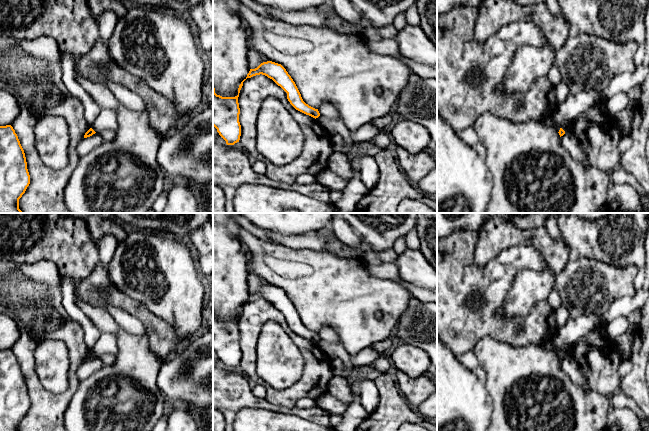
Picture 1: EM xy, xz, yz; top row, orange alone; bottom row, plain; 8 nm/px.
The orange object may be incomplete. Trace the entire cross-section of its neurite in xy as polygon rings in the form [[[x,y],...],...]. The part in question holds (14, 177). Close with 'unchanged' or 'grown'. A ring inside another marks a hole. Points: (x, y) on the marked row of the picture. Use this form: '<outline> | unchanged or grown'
[[[11,125],[0,126],[0,213],[22,213],[19,199],[30,184],[24,150]]] | unchanged

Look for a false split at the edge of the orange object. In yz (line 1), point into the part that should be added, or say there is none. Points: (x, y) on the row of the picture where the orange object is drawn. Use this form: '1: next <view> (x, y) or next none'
1: next none

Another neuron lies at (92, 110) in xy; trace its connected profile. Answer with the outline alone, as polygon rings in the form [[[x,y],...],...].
[[[61,53],[61,69],[64,84],[68,91],[82,102],[85,109],[85,119],[88,125],[92,128],[101,109],[93,98],[75,80],[75,62],[71,55]]]

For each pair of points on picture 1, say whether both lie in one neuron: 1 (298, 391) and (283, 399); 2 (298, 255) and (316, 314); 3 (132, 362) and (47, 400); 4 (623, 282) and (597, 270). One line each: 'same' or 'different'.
1: same
2: same
3: different
4: same

